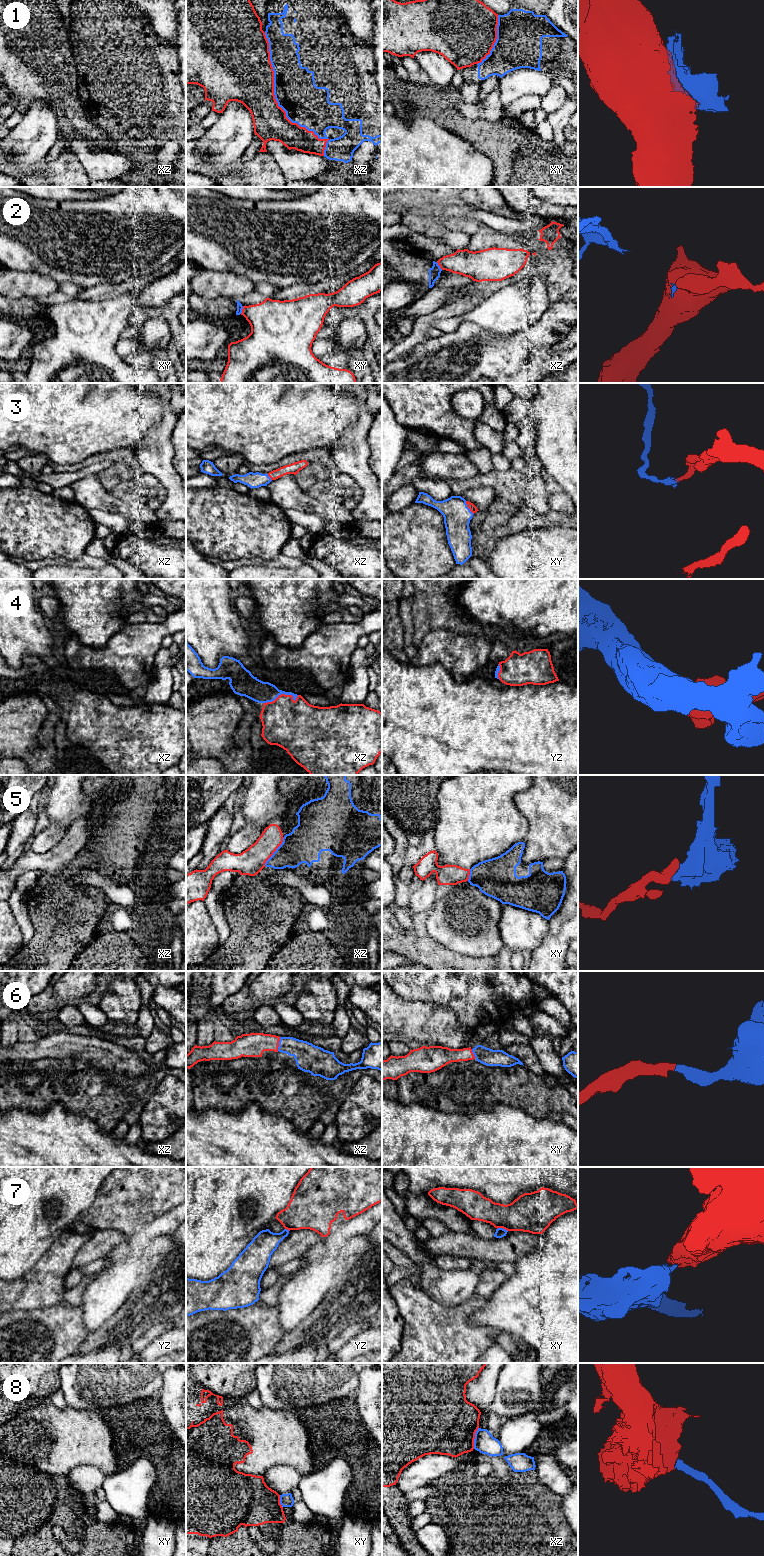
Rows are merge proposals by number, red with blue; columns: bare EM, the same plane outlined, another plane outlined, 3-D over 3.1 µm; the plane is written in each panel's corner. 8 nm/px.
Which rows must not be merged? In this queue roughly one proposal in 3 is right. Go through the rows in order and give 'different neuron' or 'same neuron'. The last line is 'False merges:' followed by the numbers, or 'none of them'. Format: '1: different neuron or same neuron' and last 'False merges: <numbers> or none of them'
1: different neuron
2: different neuron
3: same neuron
4: same neuron
5: different neuron
6: same neuron
7: different neuron
8: different neuron
False merges: 1, 2, 5, 7, 8

